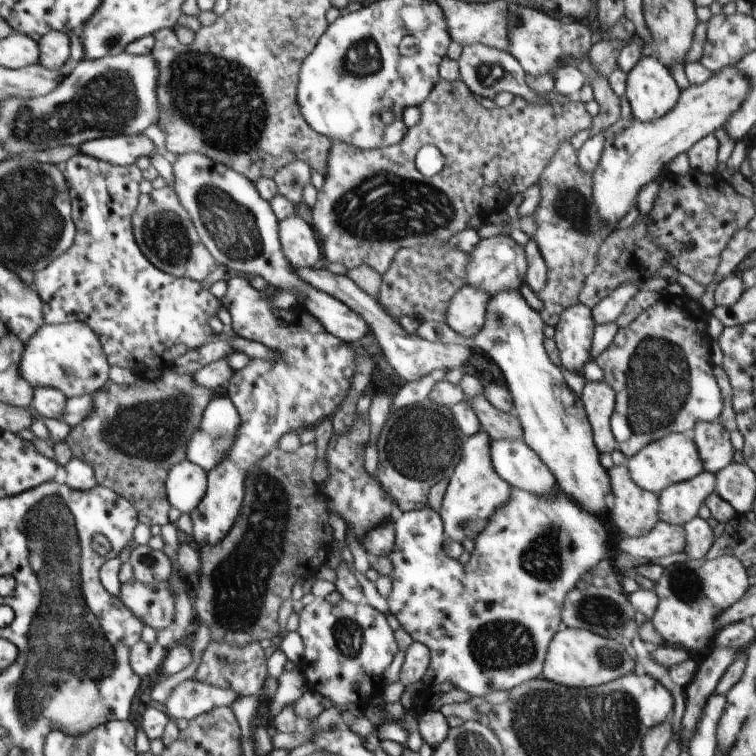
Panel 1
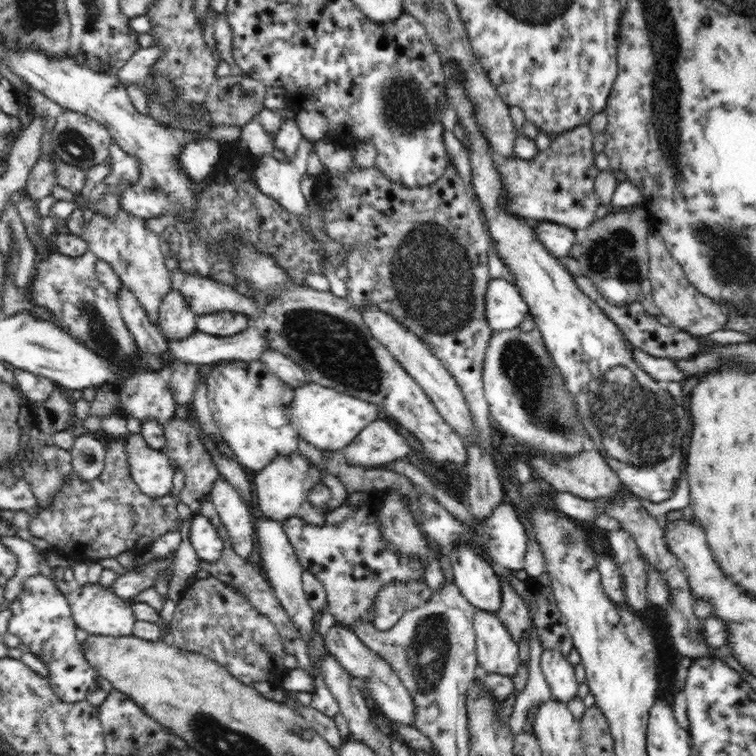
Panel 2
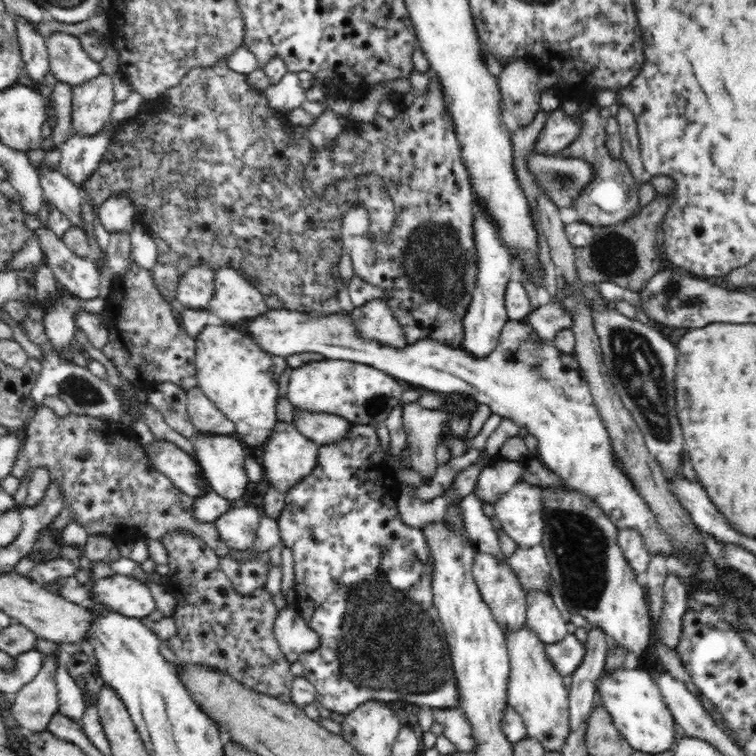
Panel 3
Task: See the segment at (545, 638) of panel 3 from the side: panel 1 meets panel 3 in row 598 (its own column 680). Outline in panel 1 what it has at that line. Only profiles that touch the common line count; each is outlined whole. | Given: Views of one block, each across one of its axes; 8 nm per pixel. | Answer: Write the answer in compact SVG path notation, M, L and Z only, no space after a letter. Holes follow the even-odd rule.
M660 521L645 535L629 537L623 535L618 547L622 552L636 558L664 558L676 552L684 552L686 548L686 533L683 526Z

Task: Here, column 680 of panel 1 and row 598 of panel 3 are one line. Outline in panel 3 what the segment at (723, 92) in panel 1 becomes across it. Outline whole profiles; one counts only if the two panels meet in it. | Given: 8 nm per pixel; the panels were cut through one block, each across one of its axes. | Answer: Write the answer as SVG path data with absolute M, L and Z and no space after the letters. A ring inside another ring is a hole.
M116 574L94 581L93 598L112 612L126 617L142 619L155 610L154 598L142 581Z

